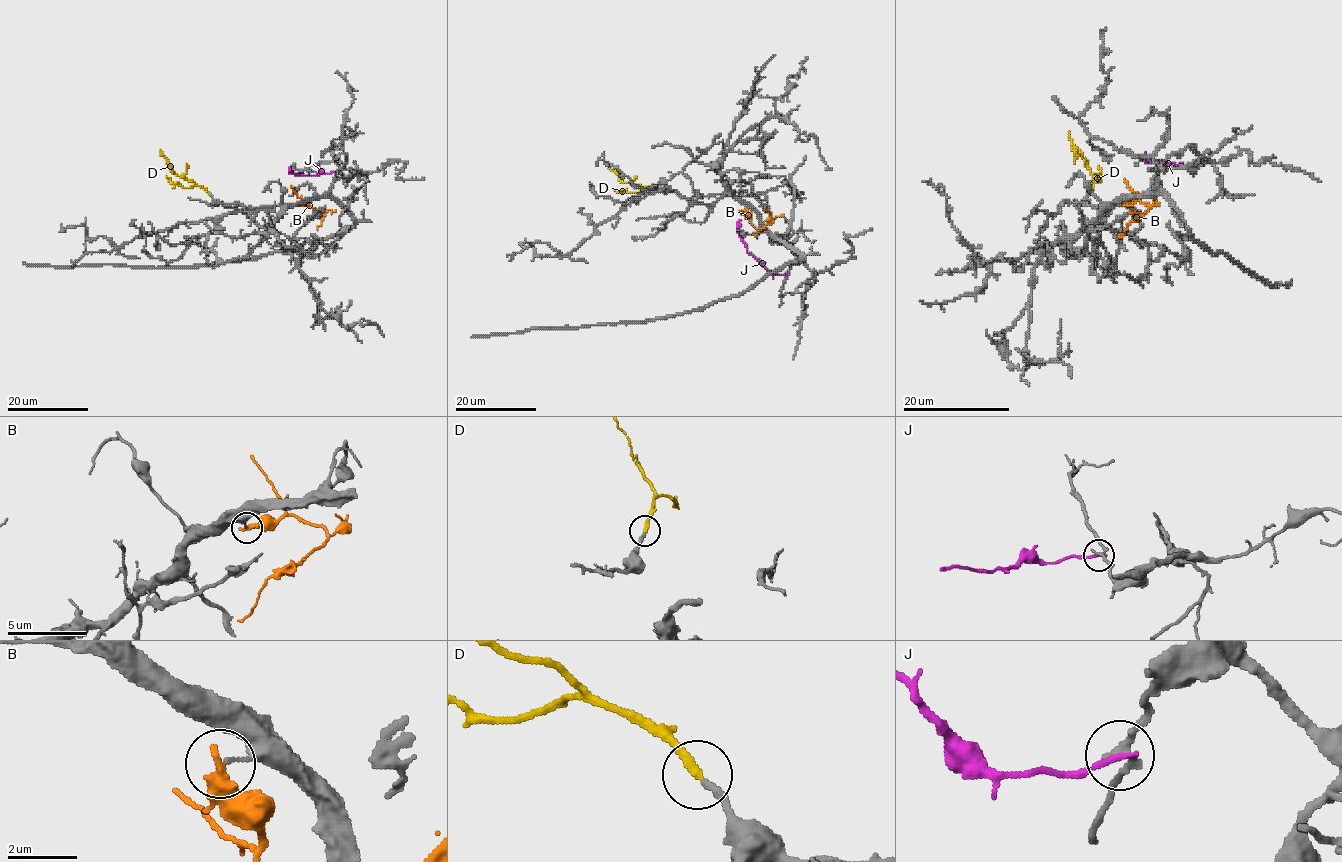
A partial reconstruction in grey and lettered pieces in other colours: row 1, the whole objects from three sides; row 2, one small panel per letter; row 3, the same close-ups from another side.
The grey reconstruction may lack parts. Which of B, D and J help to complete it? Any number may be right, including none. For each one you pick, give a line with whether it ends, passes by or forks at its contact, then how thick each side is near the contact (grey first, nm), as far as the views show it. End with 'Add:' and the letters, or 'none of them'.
D: it ends | 220/280 nm
Add: D

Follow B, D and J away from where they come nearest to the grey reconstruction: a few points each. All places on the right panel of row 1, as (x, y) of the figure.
B: (1122, 205), (1141, 201), (1149, 205), (1149, 208), (1131, 220), (1120, 236)
D: (1090, 190), (1093, 175), (1088, 163), (1070, 143), (1069, 132)
J: (1207, 161), (1210, 163), (1192, 166), (1138, 158)

